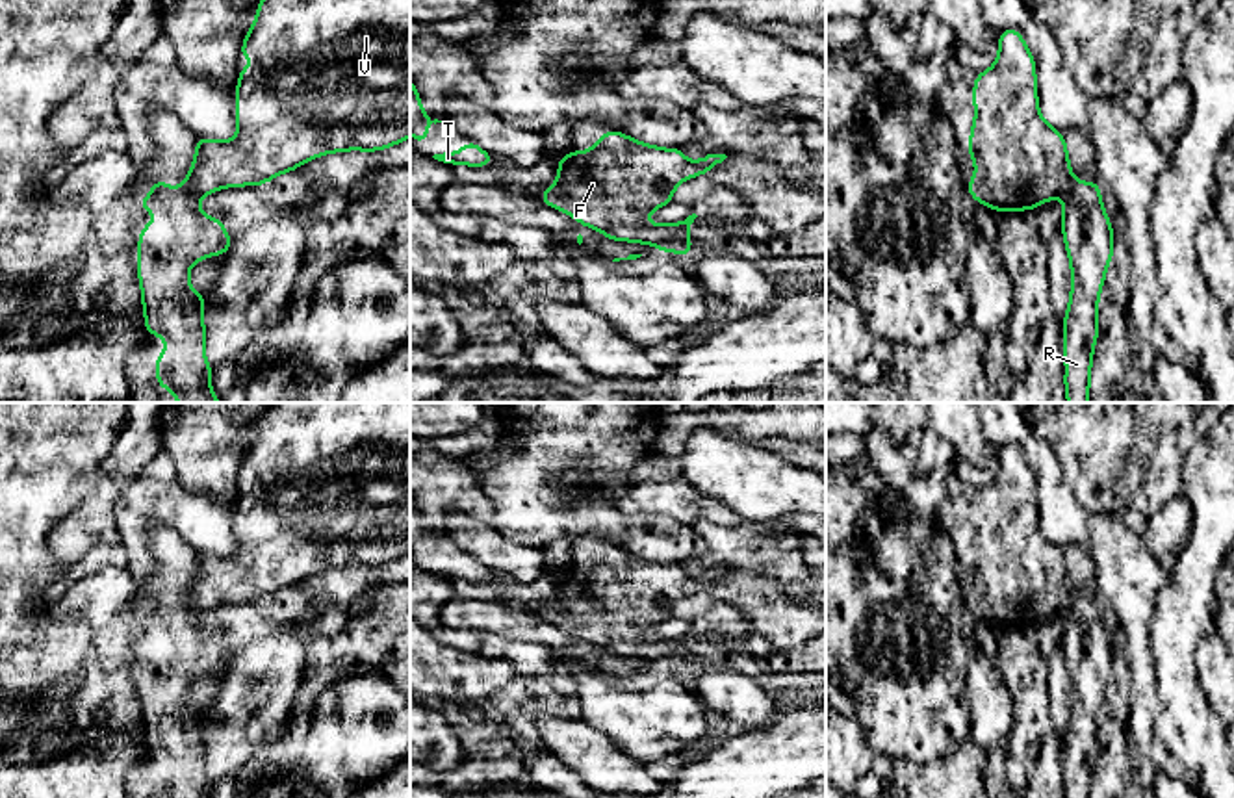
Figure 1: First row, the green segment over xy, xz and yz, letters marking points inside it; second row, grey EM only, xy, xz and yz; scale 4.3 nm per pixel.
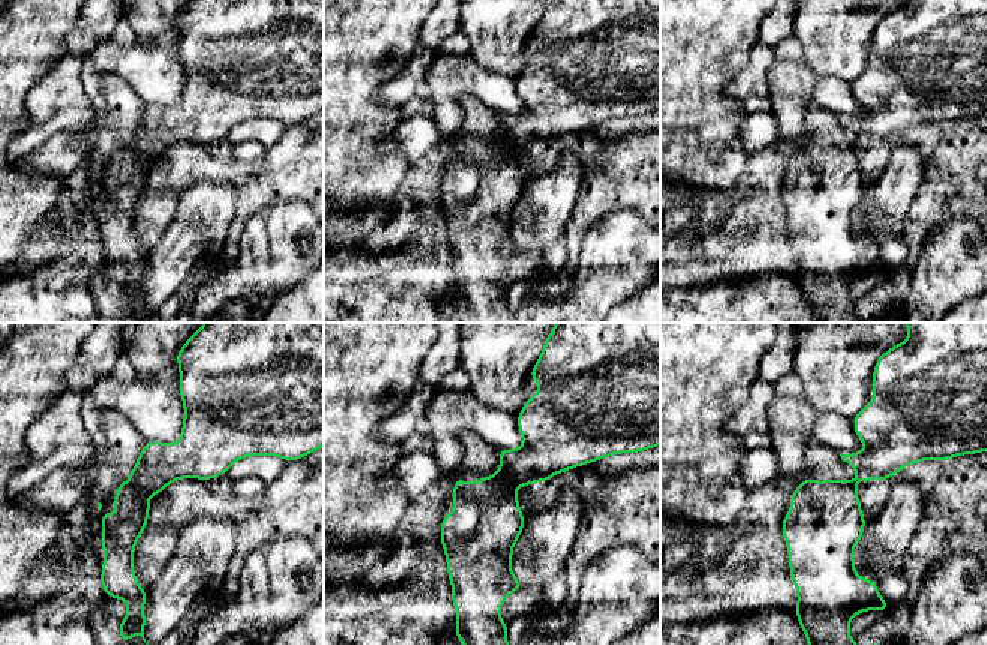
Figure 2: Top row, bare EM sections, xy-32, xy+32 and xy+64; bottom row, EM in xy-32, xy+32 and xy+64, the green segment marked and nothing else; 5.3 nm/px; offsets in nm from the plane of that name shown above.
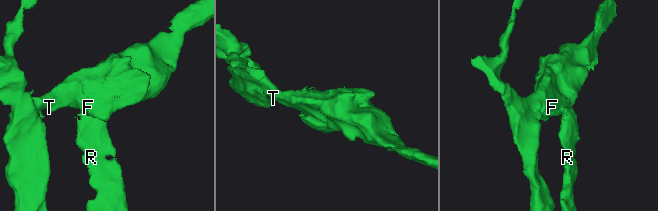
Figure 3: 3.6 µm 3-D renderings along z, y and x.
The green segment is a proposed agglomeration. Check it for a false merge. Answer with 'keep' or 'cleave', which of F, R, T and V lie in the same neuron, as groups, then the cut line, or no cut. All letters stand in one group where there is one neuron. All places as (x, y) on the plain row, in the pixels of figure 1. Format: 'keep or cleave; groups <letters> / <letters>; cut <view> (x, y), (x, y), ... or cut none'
cleave; groups F T V / R; cut yz (1073, 592), (1071, 605), (1064, 615)

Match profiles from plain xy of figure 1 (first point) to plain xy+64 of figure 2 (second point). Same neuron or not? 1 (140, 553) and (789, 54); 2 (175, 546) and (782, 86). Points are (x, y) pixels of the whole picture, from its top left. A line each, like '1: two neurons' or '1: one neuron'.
1: two neurons
2: two neurons

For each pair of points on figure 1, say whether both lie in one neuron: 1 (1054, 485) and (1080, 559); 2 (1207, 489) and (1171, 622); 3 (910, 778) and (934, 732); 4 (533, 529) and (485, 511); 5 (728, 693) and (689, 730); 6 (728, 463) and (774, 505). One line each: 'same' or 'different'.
1: different
2: same
3: different
4: different
5: different
6: same

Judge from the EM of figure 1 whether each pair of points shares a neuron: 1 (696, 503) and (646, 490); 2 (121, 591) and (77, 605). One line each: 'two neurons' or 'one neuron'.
1: one neuron
2: one neuron

